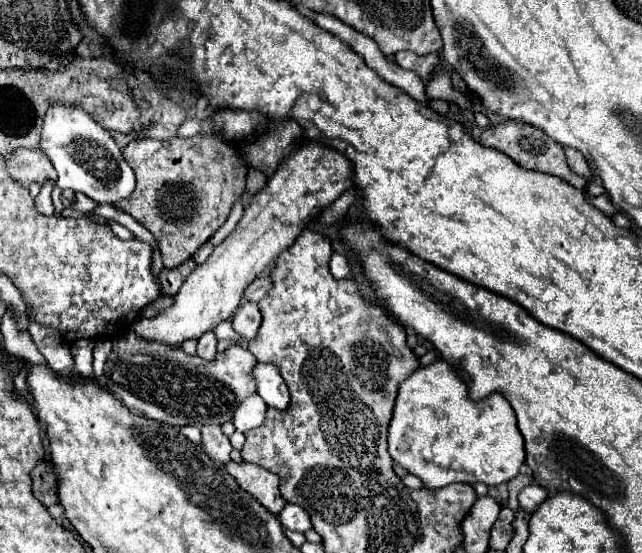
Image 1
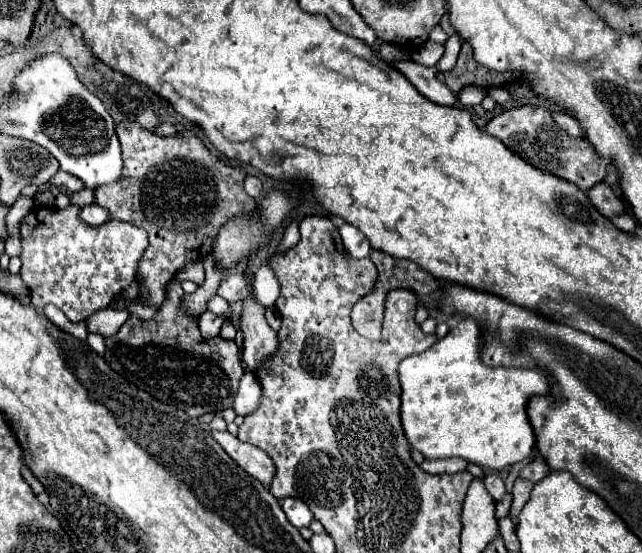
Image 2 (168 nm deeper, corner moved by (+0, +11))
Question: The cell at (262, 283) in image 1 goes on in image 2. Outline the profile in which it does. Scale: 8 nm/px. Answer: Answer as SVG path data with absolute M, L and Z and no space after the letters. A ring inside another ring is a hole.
M236 272L236 274L228 274L220 288L218 294L222 298L226 298L228 302L242 302L244 298L248 298L252 294L252 286L248 284L248 276L244 272Z

